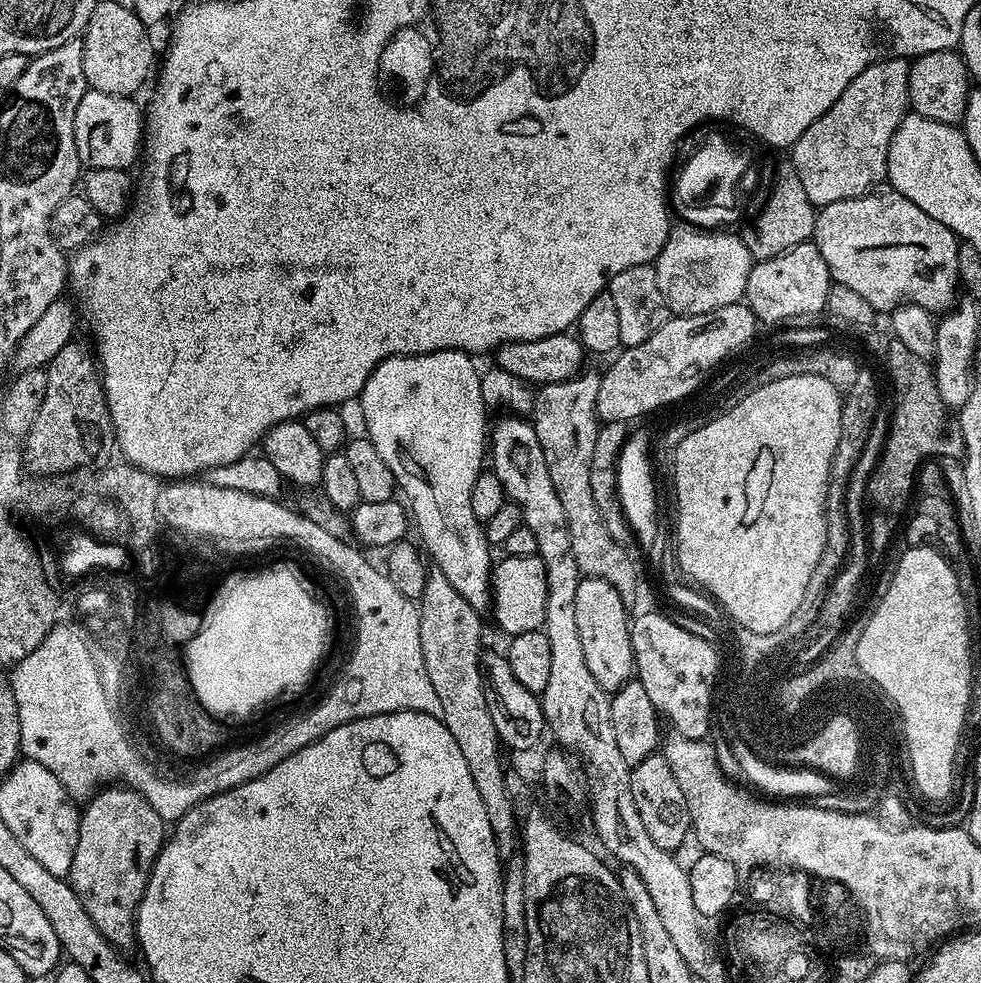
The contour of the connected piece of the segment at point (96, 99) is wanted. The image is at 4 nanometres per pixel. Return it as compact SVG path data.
M85 92L74 114L74 146L85 169L128 170L135 160L137 163L142 152L144 119L141 105L139 108L136 102L131 96Z

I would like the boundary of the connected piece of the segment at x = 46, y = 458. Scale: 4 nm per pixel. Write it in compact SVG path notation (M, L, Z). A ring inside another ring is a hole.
M70 342L66 346L62 346L62 350L58 350L58 354L54 354L54 358L46 365L46 392L42 400L42 404L38 408L37 416L34 418L33 424L30 426L27 435L22 440L22 459L26 465L29 473L35 474L37 477L45 478L56 476L63 472L69 472L77 468L93 468L103 465L104 448L112 448L114 444L114 433L112 430L112 419L108 413L108 404L104 401L104 385L98 367L98 361L94 355L93 349L88 348L84 344L76 344L77 342Z

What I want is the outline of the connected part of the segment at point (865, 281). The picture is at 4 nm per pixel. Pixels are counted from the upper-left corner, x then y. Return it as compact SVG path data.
M891 186L867 192L858 198L823 205L816 214L814 243L822 258L826 258L833 281L866 298L877 314L890 314L903 304L922 306L933 314L943 314L957 303L956 287L962 284L958 270L961 241L950 229L942 226L942 222L930 218L926 210L918 210L910 198L898 194Z

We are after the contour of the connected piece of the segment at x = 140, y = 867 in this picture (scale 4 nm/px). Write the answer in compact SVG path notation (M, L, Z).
M101 787L80 812L76 849L66 879L90 914L90 922L118 950L137 947L136 911L165 839L166 821L135 788Z

